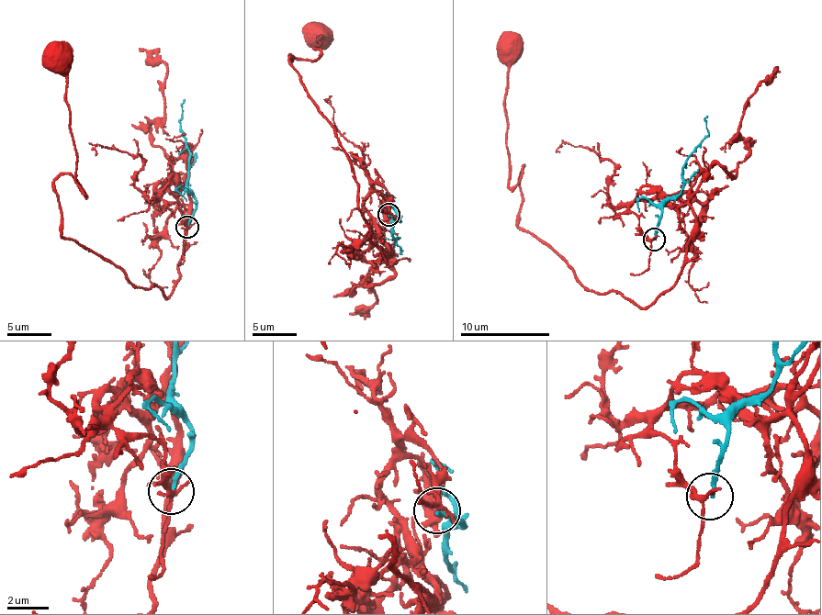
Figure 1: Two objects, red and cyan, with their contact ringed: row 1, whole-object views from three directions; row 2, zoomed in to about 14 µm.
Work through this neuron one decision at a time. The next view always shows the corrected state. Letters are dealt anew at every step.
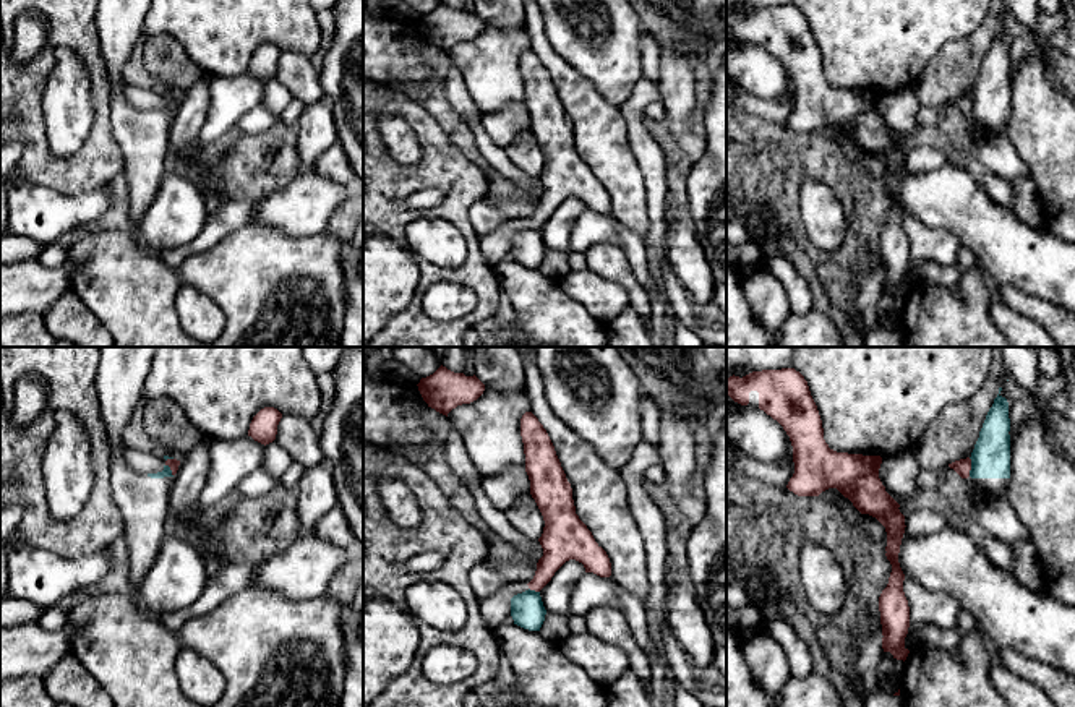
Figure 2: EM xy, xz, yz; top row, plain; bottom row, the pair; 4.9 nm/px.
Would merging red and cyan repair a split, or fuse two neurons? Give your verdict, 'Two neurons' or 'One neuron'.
Two neurons

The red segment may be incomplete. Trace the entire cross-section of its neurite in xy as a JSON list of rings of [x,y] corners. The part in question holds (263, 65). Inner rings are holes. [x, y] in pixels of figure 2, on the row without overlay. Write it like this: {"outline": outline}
{"outline": [[[274,44],[261,45],[251,57],[248,73],[261,81],[269,81],[276,76],[277,62],[282,50]]]}

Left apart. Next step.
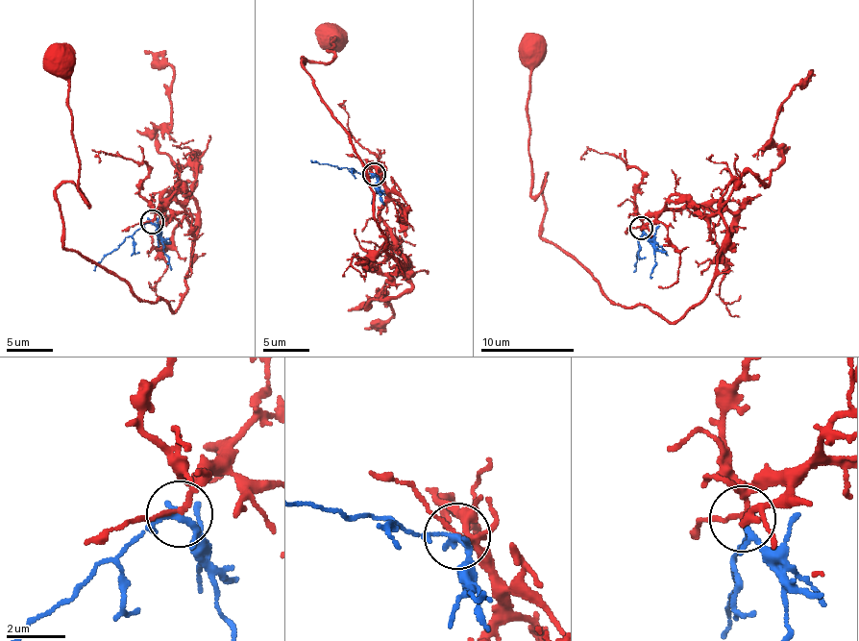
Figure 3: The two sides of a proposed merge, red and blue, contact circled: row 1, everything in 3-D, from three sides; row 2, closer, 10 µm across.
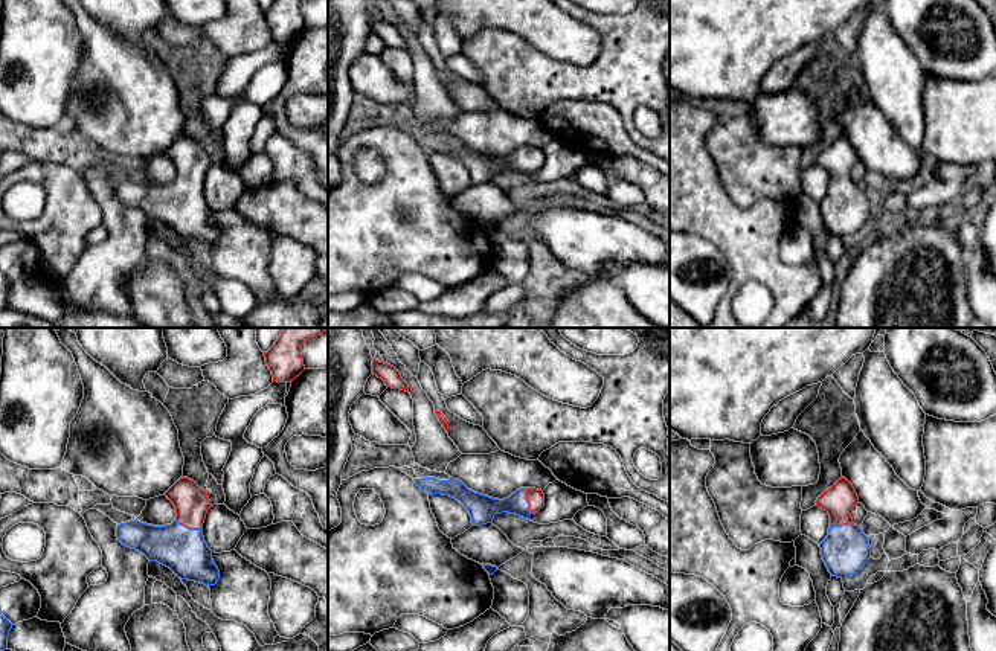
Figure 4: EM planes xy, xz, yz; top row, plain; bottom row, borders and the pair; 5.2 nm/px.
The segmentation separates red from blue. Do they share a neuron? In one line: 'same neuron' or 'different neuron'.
same neuron

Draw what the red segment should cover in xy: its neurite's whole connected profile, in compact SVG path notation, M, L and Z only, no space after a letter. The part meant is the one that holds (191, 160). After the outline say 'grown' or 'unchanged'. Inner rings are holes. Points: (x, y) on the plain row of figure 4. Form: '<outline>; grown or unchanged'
M180 136L165 154L175 165L171 183L153 184L136 177L117 183L117 198L169 226L182 238L215 244L220 229L203 195L203 181L212 165L207 151L194 139Z; grown

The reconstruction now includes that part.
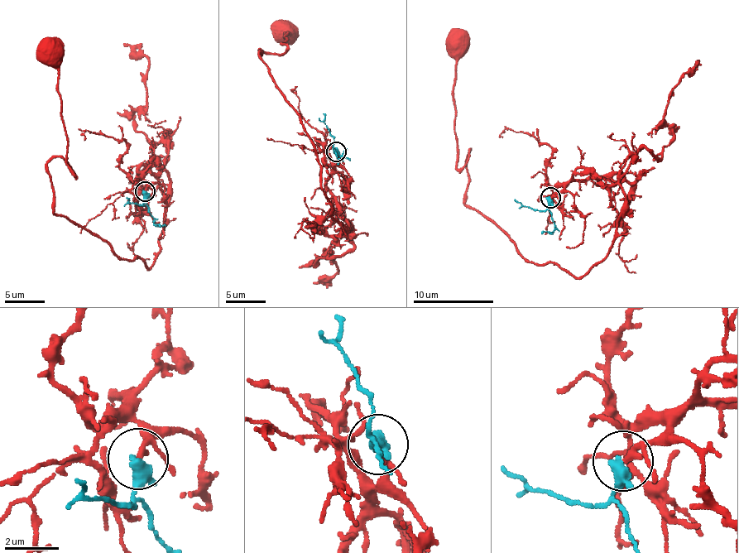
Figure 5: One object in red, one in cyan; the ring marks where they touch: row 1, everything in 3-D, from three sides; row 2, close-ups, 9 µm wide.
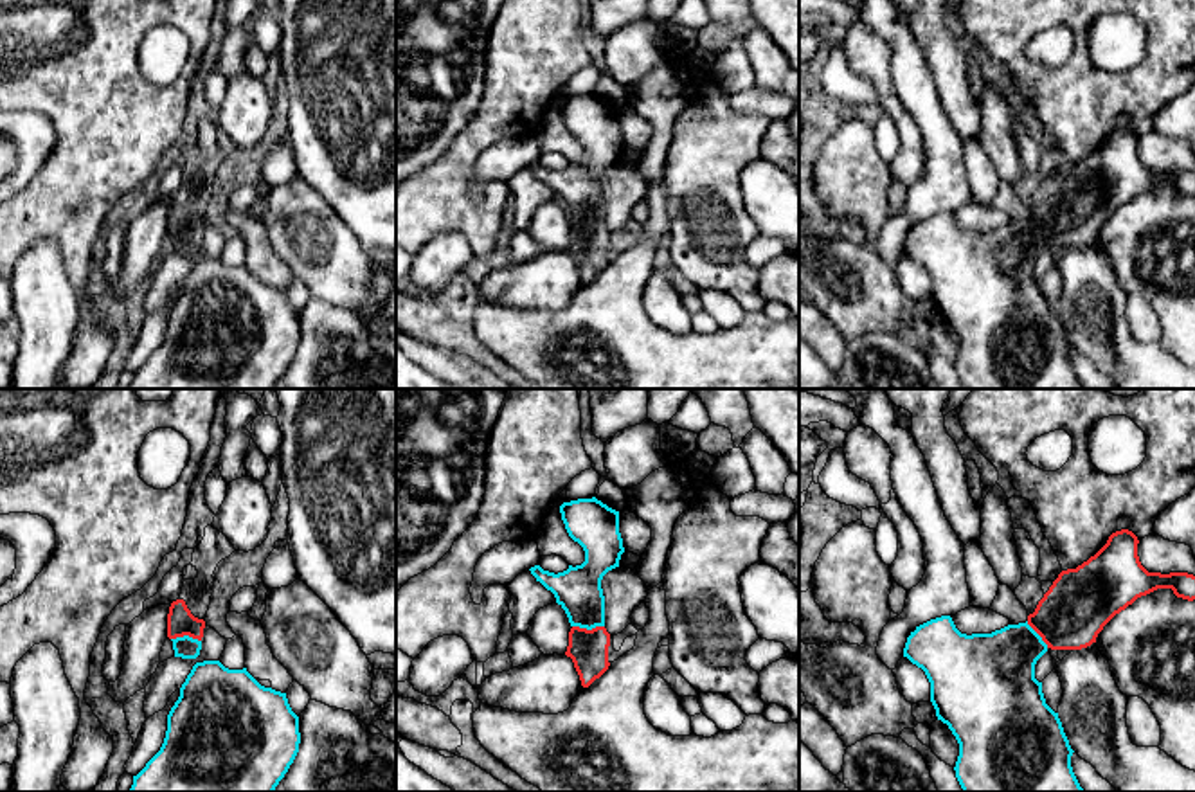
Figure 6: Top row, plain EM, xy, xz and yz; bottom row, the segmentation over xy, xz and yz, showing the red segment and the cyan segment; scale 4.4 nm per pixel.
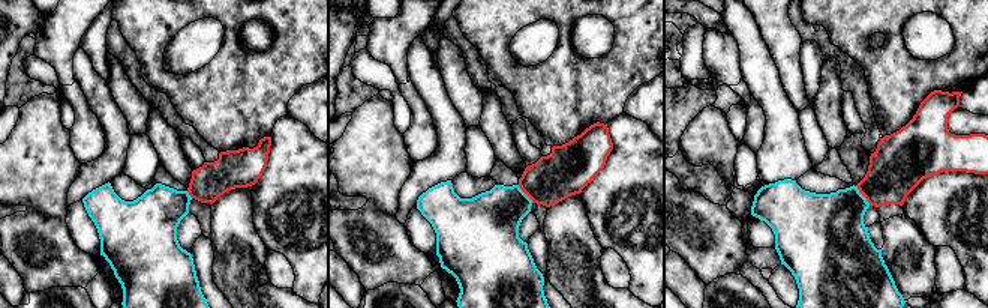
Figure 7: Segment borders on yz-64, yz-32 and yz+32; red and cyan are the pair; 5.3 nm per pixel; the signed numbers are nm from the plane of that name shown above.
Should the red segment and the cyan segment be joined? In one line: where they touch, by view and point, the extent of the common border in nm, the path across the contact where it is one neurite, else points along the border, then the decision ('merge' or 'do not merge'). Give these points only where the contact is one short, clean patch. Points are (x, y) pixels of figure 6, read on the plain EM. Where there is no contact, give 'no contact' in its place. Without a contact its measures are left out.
meets red in xz at (589, 227); contact 140 nm long; runs through xz (589, 245), (589, 227), (585, 202), (578, 186); merge

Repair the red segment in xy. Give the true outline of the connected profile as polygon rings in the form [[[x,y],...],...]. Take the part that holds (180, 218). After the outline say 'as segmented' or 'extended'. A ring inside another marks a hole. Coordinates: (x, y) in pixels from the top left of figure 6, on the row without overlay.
[[[176,196],[167,211],[167,234],[173,238],[175,254],[196,256],[202,247],[205,218],[191,211],[184,196]]]; extended

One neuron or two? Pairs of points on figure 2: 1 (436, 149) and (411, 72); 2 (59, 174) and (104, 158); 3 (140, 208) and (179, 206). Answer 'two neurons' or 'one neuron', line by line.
1: two neurons
2: one neuron
3: two neurons

